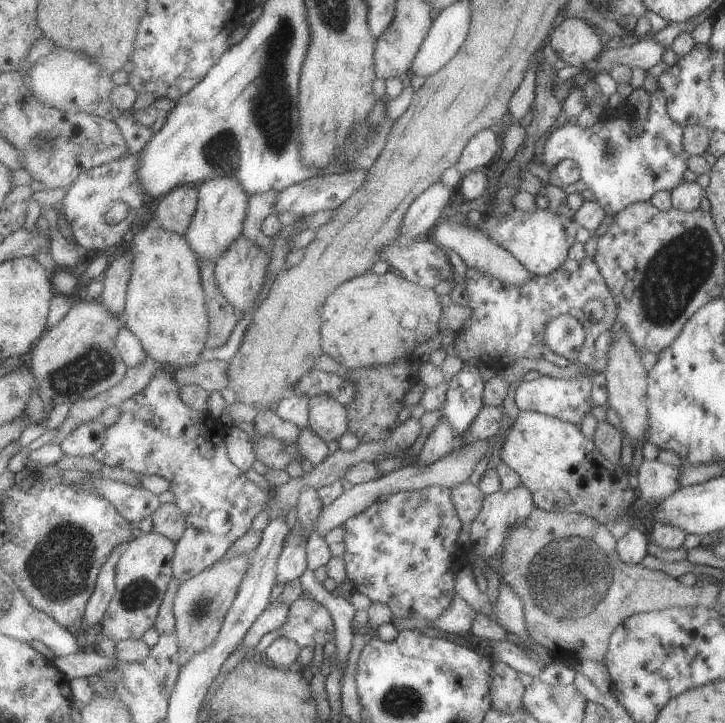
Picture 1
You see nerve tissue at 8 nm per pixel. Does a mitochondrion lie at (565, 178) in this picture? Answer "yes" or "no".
no

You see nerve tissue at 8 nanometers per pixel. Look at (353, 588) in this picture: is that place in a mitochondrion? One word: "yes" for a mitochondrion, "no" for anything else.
no

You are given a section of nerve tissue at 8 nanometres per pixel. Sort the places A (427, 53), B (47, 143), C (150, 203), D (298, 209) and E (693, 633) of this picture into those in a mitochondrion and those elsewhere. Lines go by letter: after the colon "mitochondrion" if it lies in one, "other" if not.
A: other
B: mitochondrion
C: other
D: other
E: other

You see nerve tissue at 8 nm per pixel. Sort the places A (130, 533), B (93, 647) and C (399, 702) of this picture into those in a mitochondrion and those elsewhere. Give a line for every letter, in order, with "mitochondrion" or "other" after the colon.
A: other
B: other
C: mitochondrion

